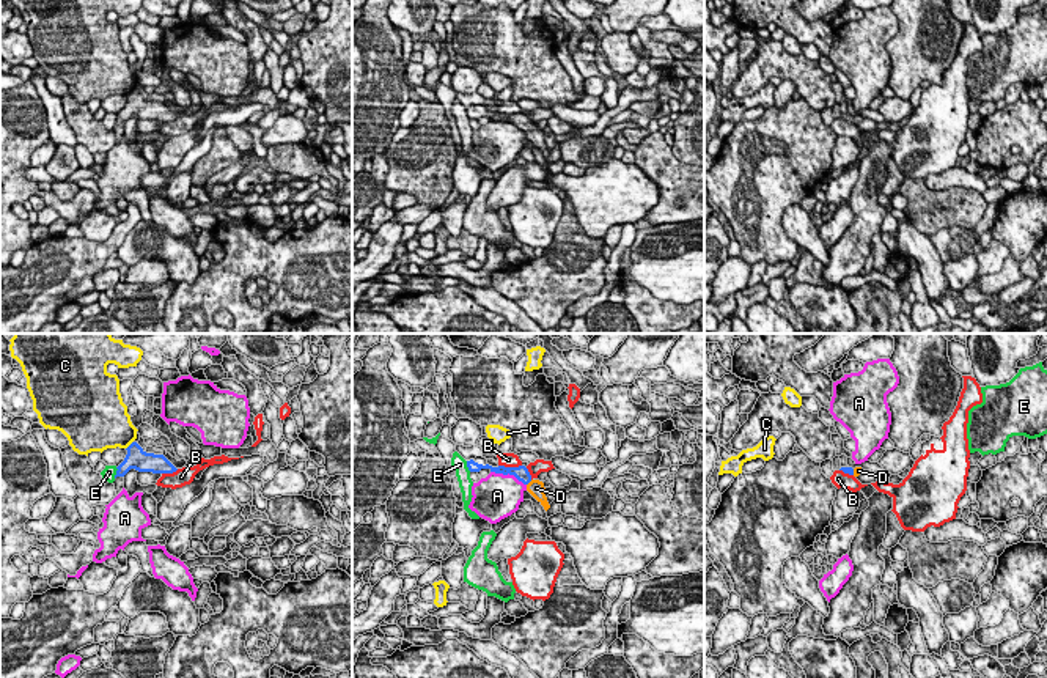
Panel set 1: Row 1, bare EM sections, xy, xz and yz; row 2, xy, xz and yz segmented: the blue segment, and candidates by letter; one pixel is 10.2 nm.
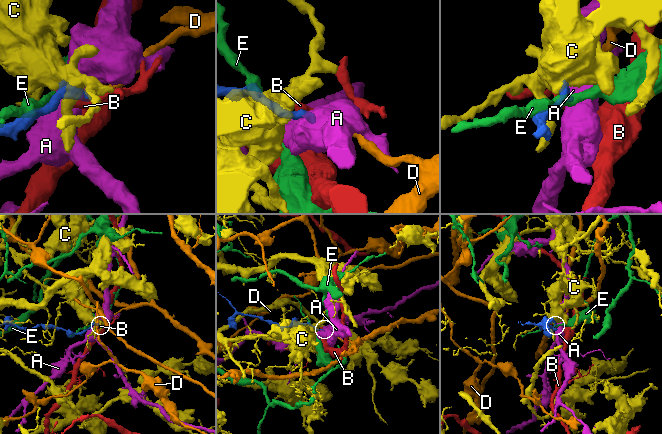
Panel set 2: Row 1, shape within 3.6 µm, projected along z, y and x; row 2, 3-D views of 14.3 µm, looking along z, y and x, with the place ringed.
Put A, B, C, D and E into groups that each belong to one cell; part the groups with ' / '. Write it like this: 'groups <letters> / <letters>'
groups A / B / C / D / E

